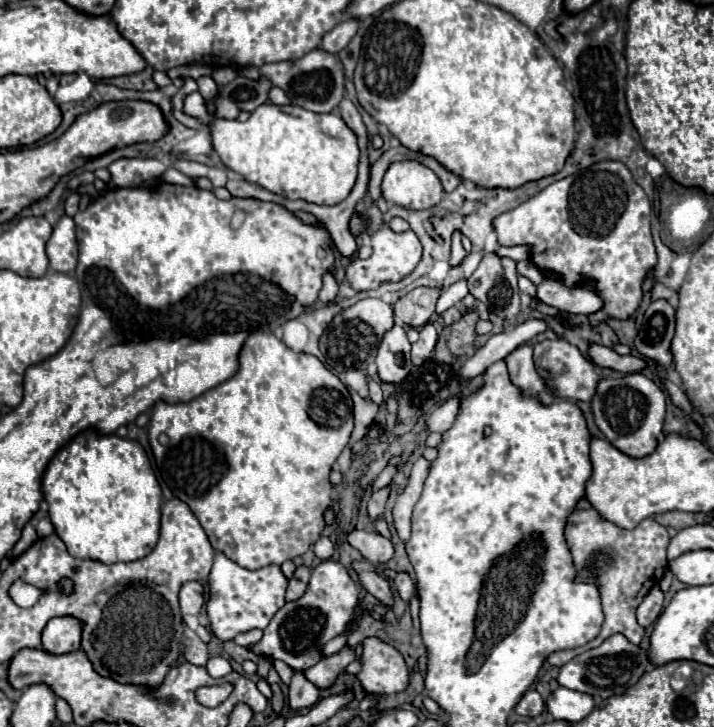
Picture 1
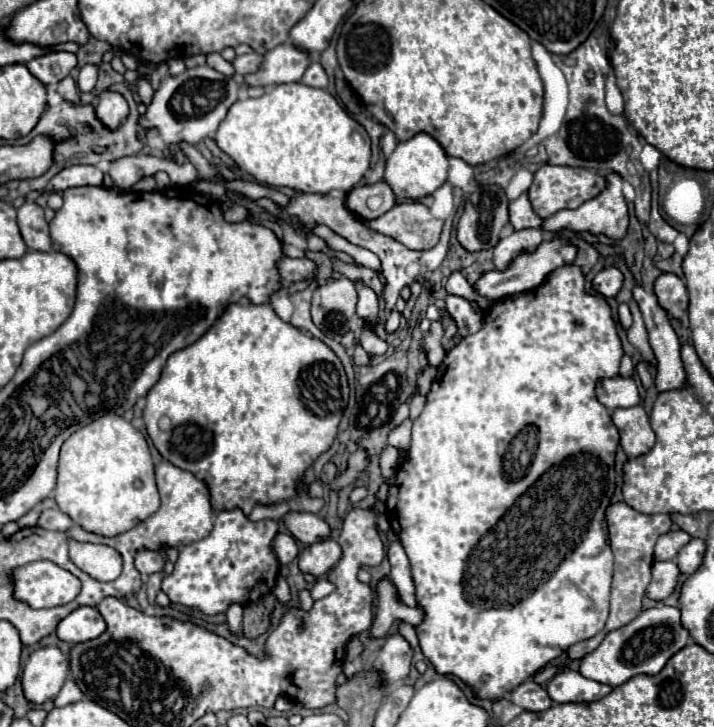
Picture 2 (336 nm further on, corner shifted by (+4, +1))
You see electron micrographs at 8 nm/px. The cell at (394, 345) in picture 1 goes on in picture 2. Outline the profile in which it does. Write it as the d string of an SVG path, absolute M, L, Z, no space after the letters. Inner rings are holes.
M356 282L356 286L358 286L358 306L356 306L356 312L358 312L358 316L364 322L368 322L374 328L376 324L380 324L378 296L370 288L366 288L364 284L360 284L360 282Z

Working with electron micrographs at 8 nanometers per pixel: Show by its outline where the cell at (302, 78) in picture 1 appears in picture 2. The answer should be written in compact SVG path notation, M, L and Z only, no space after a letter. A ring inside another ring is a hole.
M250 52L250 54L244 54L244 56L236 56L234 64L238 74L250 74L250 72L256 72L260 66L262 66L262 56L256 54L256 52Z

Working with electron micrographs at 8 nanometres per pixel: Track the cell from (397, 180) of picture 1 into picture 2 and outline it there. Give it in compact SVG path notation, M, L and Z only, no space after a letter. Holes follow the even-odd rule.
M420 132L406 142L398 142L396 150L386 162L384 180L390 184L398 200L420 200L438 190L448 178L448 156L442 146L428 134Z

